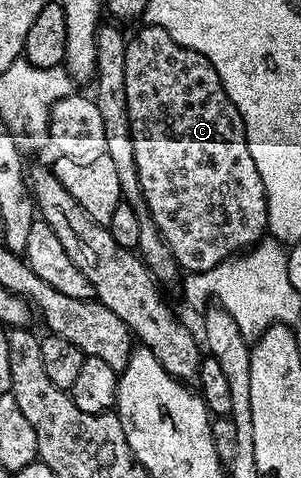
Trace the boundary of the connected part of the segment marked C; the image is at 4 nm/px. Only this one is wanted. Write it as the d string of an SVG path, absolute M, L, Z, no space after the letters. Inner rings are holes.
M155 24L142 26L135 36L126 41L124 54L124 90L128 90L128 118L130 119L130 137L132 138L132 154L136 158L136 174L140 178L142 197L150 211L150 221L160 230L164 242L176 258L179 269L183 273L210 271L217 264L230 257L235 257L253 248L257 242L267 235L270 219L266 205L264 182L260 178L260 170L256 170L256 162L252 162L252 150L248 150L246 127L242 121L240 110L228 98L224 90L224 82L220 82L220 74L216 74L216 66L191 48L180 46L166 30Z

